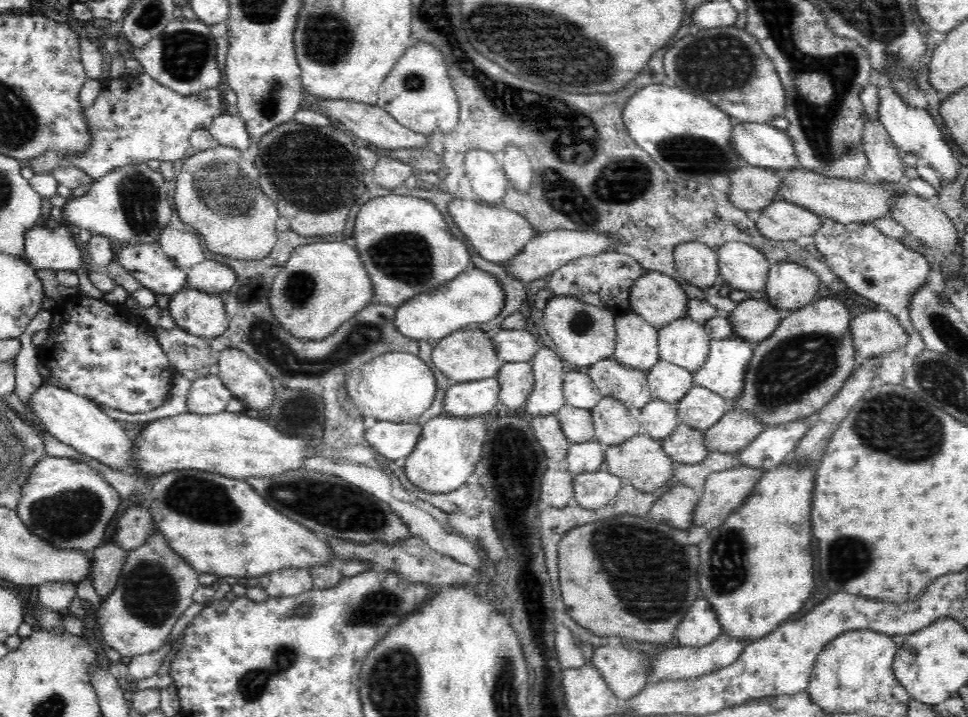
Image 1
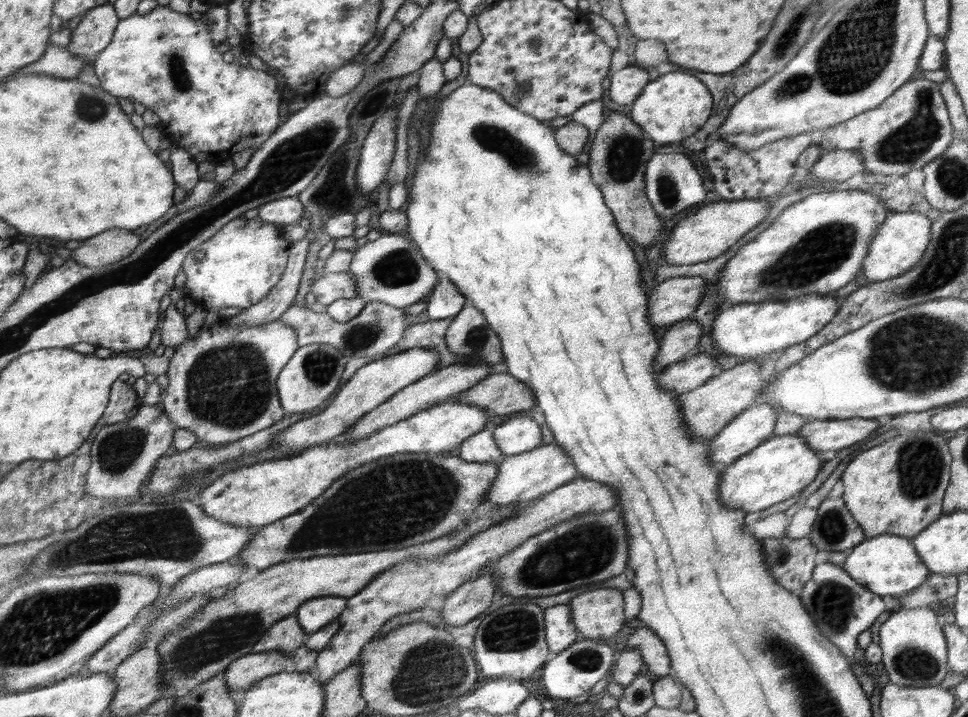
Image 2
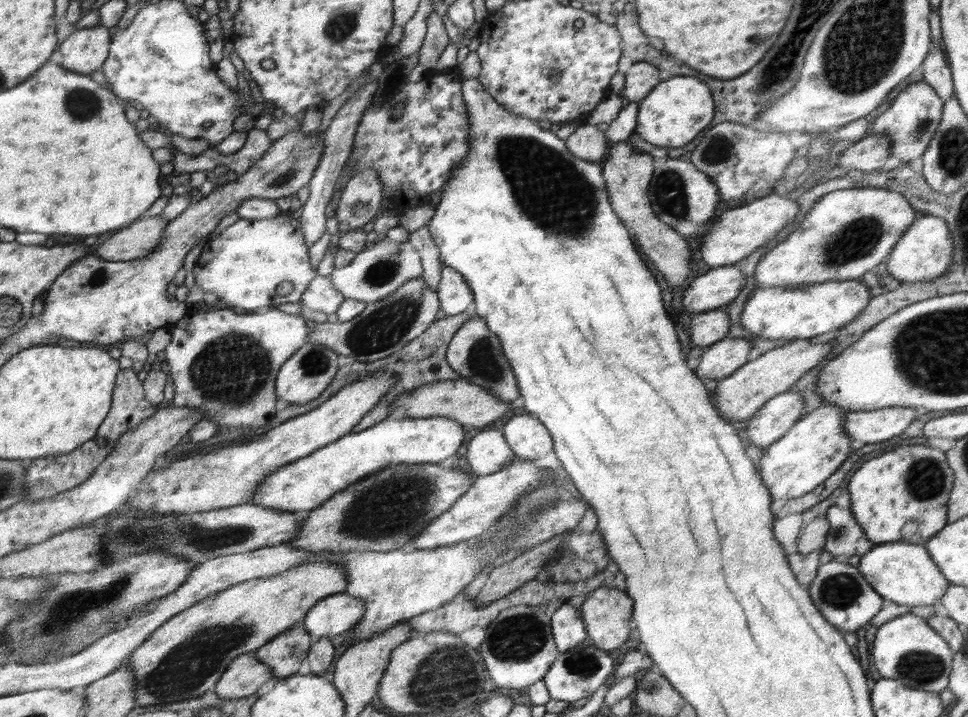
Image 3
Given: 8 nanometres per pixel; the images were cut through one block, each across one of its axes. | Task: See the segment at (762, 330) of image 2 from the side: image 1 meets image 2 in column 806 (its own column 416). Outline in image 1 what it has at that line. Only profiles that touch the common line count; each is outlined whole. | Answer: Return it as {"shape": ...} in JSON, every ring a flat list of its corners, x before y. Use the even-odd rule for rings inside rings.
{"shape":[[470,265,461,275,441,284,429,293,413,296,397,307,394,316,395,330,403,338,440,340,453,332,494,320,504,308,504,288,492,273]]}

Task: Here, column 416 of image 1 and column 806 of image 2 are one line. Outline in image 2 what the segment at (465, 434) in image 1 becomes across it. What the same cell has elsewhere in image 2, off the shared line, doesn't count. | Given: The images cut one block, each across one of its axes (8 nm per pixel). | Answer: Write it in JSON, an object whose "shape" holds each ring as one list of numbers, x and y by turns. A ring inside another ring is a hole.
{"shape":[[796,433,770,438,722,470,723,478,719,482,720,504,754,513,801,494,822,468,818,454,808,448,808,444,800,440]]}

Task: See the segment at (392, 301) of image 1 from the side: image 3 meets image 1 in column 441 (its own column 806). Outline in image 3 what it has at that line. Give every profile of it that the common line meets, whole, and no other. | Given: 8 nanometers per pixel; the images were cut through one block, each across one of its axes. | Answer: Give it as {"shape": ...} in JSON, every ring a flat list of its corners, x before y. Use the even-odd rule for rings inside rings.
{"shape":[[860,187,828,193,760,257,751,276,753,288,857,280,884,262,914,222,915,209,898,192]]}

